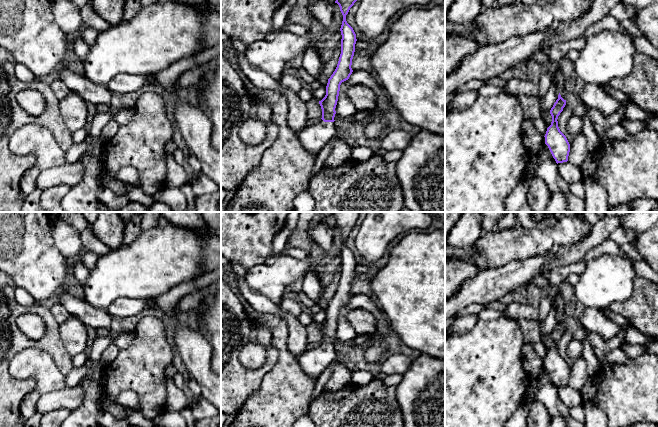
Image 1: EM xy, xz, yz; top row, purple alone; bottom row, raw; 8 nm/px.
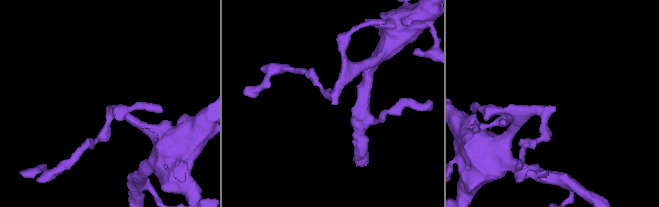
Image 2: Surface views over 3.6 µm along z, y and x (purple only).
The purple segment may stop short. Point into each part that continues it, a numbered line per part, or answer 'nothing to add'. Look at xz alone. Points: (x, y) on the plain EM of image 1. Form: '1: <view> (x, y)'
1: xz (313, 362)

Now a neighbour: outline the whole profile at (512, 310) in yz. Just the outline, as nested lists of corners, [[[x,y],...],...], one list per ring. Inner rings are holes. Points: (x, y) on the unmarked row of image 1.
[[[506,301],[505,308],[502,311],[508,318],[524,318],[539,321],[539,308],[528,304]]]

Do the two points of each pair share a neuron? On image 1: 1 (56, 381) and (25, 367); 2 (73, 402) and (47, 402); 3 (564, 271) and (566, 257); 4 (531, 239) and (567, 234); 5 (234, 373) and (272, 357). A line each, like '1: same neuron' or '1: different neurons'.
1: same neuron
2: same neuron
3: different neurons
4: same neuron
5: same neuron

